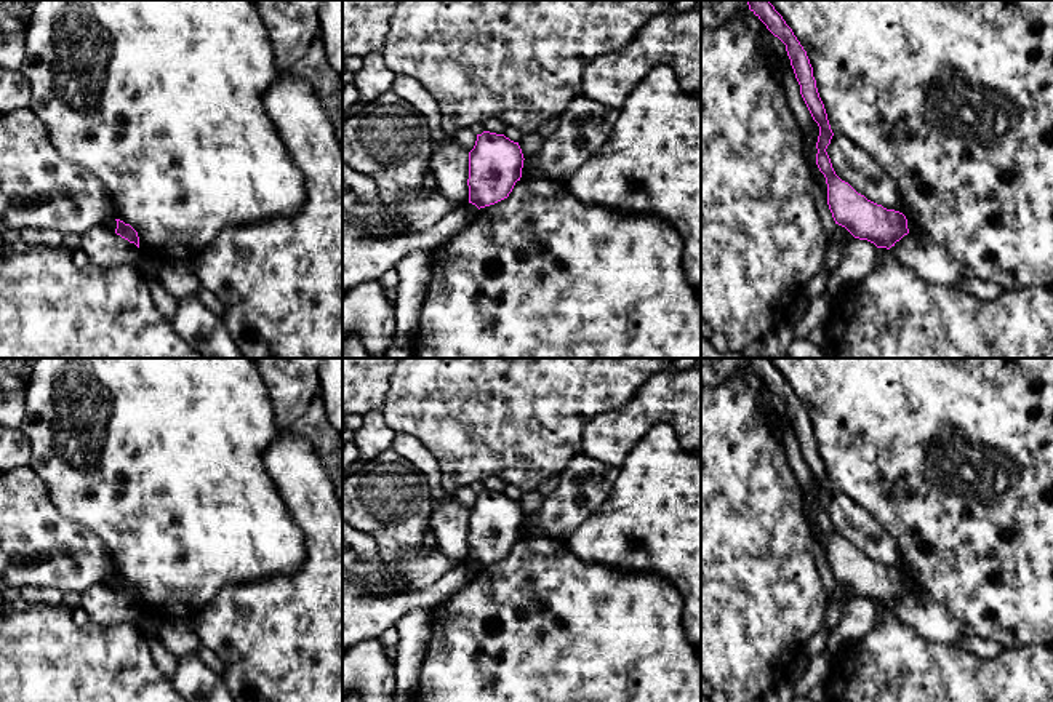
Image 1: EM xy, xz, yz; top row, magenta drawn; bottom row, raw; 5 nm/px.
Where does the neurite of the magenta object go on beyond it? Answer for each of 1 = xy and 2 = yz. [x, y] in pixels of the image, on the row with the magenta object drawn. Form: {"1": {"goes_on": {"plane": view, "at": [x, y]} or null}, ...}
{"1": {"goes_on": null}, "2": {"goes_on": null}}

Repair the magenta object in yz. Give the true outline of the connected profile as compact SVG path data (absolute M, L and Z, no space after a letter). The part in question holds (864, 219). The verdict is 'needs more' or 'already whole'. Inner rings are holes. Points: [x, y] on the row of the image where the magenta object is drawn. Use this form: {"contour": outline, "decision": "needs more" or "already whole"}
{"contour": "M768 0L746 2L749 10L767 26L767 29L786 45L791 66L800 85L800 94L813 120L819 126L816 165L826 177L827 205L835 224L845 227L855 238L867 240L877 248L890 249L909 233L906 216L867 200L835 174L826 152L834 133L819 98L807 51Z", "decision": "already whole"}

